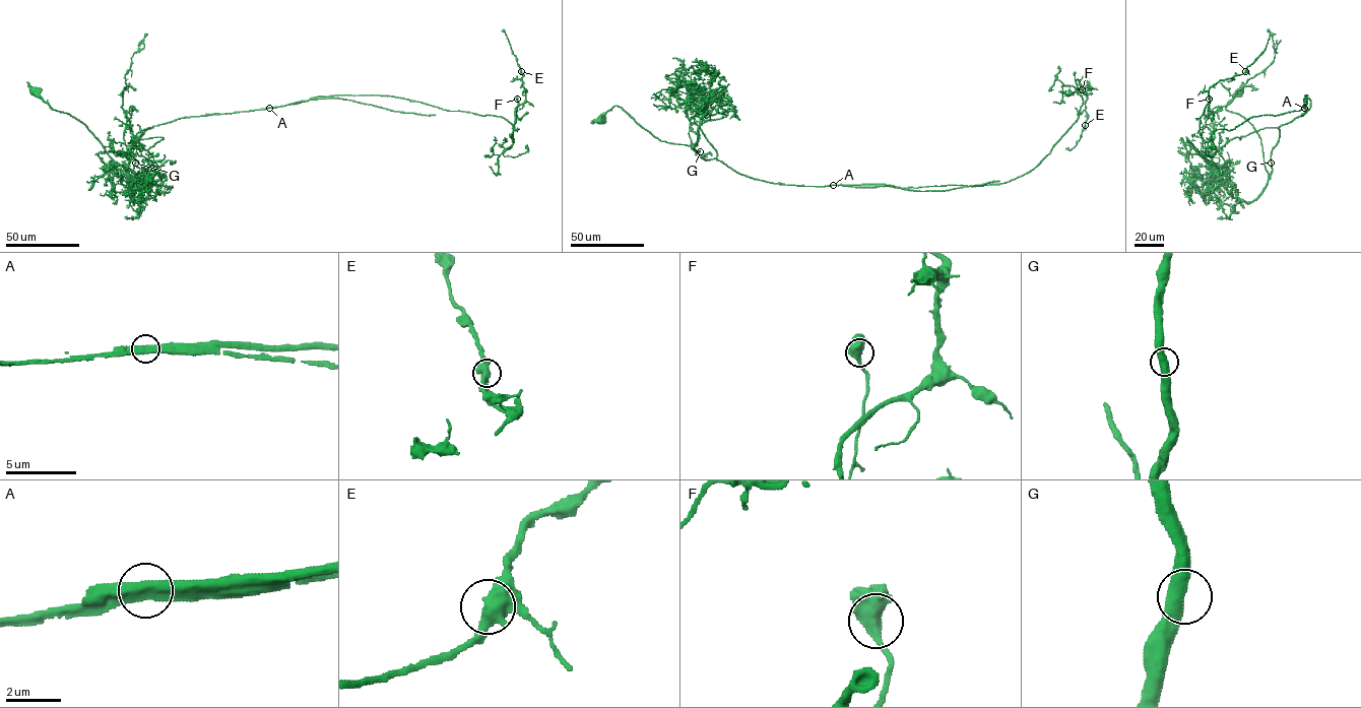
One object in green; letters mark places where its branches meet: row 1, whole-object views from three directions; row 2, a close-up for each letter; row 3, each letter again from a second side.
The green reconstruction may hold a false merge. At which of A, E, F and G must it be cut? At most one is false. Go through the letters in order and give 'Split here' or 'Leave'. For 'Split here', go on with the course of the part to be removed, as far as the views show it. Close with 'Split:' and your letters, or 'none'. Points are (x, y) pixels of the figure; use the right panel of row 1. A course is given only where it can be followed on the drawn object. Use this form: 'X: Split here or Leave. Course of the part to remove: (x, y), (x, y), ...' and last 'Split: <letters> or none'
A: Split here. Course of the part to remove: (1305, 108), (1304, 99), (1307, 98), (1310, 107), (1301, 115)
E: Leave
F: Leave
G: Leave
Split: A

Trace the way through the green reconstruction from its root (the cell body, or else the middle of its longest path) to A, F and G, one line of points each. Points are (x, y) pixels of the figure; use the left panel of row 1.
A: (37, 91), (53, 109), (83, 123), (129, 178), (135, 161), (133, 147), (146, 129), (182, 118), (269, 108)
F: (37, 91), (129, 178), (143, 133), (180, 118), (392, 95), (500, 116), (518, 129), (513, 142), (517, 99)
G: (37, 91), (53, 109), (68, 113), (83, 123), (107, 153), (126, 170), (129, 178), (135, 163)

